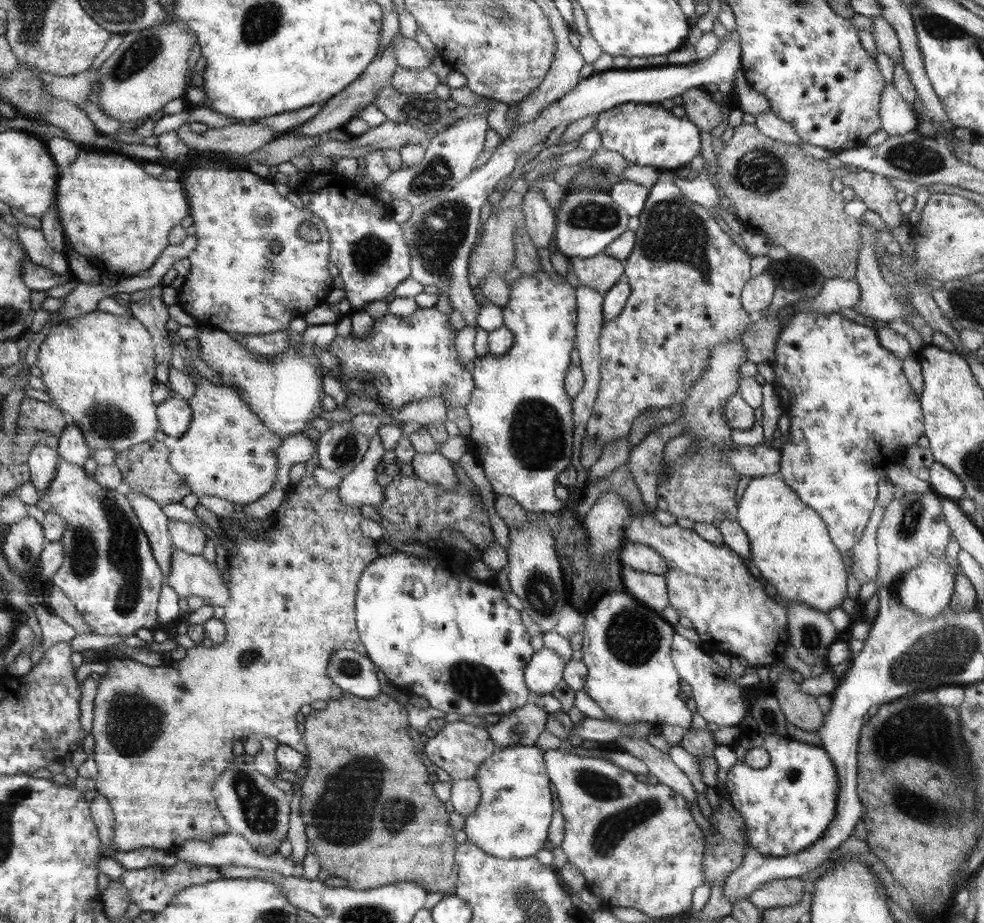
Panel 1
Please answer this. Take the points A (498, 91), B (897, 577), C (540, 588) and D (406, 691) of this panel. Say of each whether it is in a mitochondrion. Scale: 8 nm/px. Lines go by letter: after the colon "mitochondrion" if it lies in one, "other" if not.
A: other
B: other
C: mitochondrion
D: other

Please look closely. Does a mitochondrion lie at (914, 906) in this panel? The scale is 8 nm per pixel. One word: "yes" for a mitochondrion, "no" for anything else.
no

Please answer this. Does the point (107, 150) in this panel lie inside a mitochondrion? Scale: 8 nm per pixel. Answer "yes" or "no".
no

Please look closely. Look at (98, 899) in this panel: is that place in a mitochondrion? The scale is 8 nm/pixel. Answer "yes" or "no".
no

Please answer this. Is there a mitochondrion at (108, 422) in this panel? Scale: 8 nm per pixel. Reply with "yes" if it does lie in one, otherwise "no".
yes

